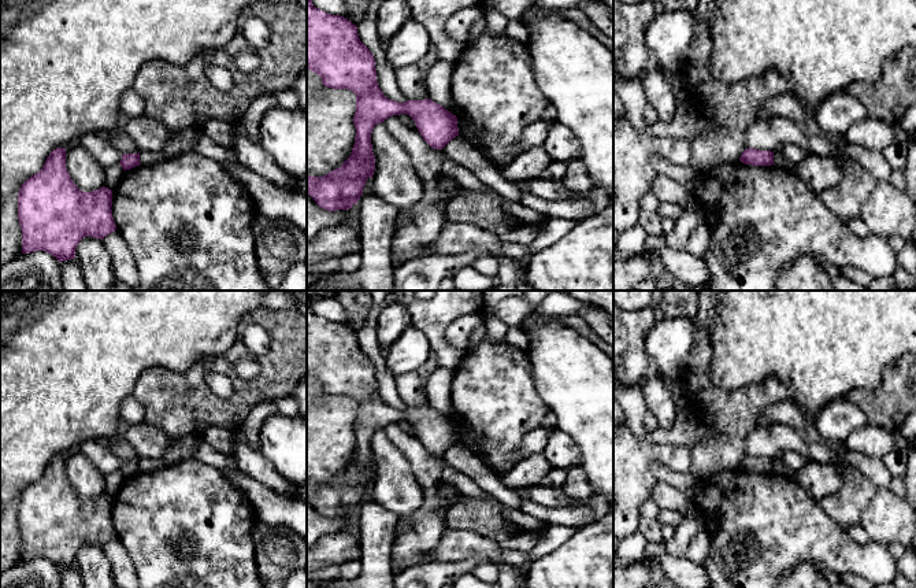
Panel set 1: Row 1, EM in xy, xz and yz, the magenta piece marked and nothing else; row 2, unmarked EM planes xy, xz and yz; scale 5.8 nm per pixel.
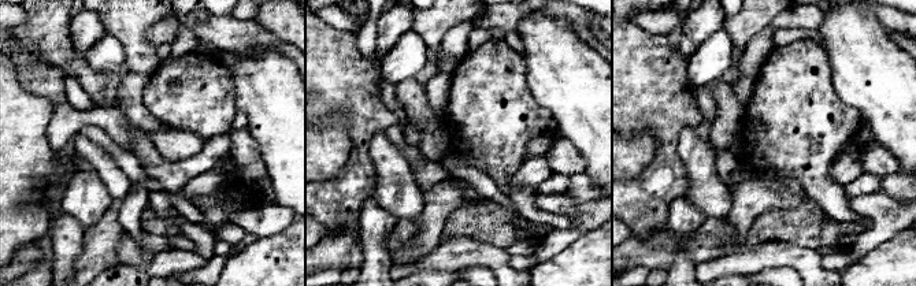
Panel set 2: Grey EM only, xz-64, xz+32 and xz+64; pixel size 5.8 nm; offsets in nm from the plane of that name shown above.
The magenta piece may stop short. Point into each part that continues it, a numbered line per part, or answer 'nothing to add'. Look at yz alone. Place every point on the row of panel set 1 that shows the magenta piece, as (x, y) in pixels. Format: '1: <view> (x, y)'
nothing to add

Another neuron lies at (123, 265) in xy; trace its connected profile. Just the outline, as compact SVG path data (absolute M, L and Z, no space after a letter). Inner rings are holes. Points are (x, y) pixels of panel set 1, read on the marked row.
M115 230L103 238L111 260L116 281L122 281L134 289L138 285L136 260L122 234Z

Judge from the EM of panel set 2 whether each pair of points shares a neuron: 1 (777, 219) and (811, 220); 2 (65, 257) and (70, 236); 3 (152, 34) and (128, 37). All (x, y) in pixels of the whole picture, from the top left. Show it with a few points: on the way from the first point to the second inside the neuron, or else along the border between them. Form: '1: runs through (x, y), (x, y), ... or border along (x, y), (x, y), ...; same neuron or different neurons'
1: runs through (785, 220), (803, 220); same neuron
2: runs through (65, 252), (67, 241); same neuron
3: border along (166, 15), (147, 30), (147, 40), (154, 47); different neurons

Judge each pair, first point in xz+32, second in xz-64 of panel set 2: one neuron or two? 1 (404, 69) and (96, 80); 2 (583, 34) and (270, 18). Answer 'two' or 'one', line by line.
1: two
2: two

